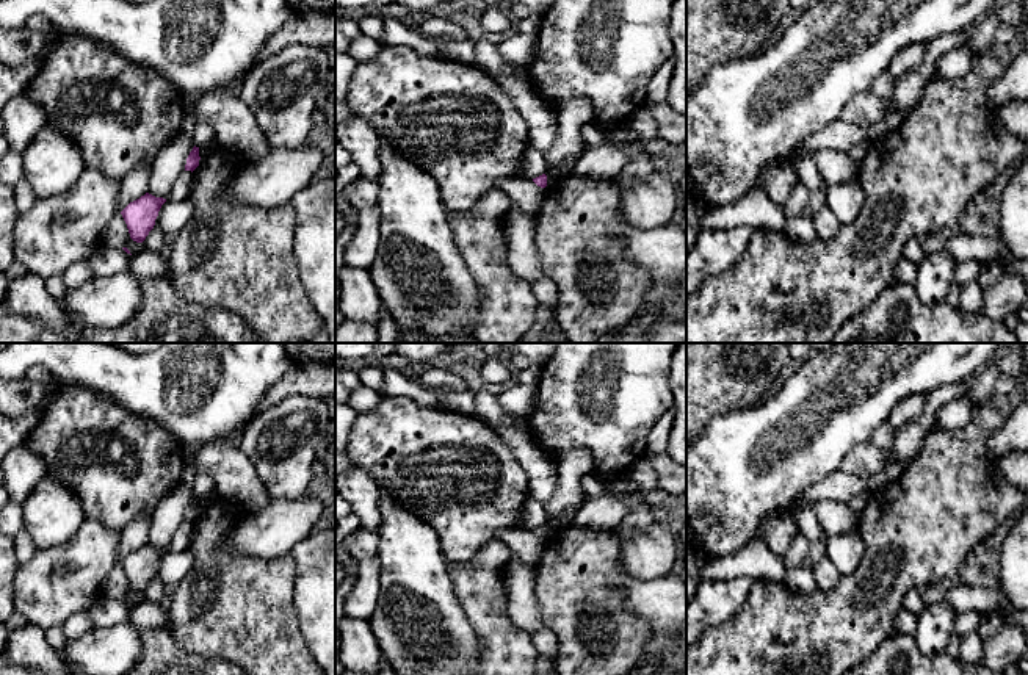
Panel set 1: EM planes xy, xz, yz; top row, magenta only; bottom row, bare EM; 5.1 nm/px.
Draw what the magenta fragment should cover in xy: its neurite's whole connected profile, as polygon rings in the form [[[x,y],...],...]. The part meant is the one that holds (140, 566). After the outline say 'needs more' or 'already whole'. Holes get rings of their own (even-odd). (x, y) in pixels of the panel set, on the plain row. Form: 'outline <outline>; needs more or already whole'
outline [[[146,543],[121,562],[133,592],[143,594],[146,590],[165,553],[166,550]]]; already whole

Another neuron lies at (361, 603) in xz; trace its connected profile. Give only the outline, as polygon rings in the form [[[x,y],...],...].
[[[379,558],[359,561],[354,587],[345,600],[346,615],[370,620],[378,605],[378,595],[381,590],[379,573]]]

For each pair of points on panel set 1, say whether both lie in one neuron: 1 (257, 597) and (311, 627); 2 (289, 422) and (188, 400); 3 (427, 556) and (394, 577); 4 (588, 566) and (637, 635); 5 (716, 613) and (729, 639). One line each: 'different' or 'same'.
1: different
2: different
3: same
4: same
5: different

